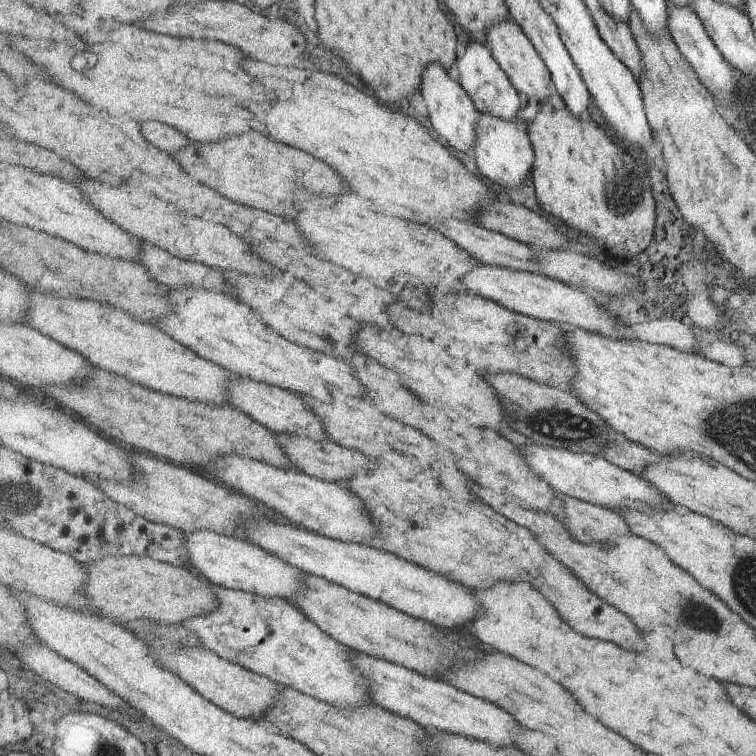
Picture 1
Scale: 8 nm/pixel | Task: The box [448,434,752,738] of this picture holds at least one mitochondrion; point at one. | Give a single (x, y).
(694, 613)

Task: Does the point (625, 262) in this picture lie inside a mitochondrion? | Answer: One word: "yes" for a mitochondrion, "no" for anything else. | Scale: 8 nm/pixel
no

